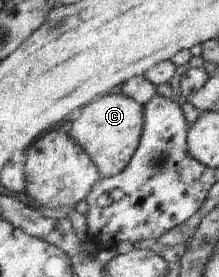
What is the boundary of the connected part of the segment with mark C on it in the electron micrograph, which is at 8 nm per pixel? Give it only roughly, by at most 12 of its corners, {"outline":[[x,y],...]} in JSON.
{"outline":[[104,95],[67,125],[101,178],[133,160],[145,106]]}

